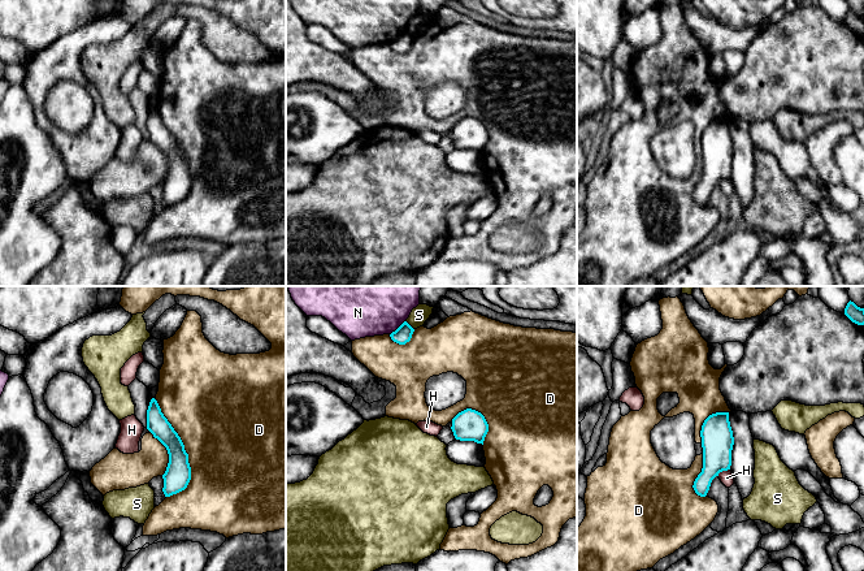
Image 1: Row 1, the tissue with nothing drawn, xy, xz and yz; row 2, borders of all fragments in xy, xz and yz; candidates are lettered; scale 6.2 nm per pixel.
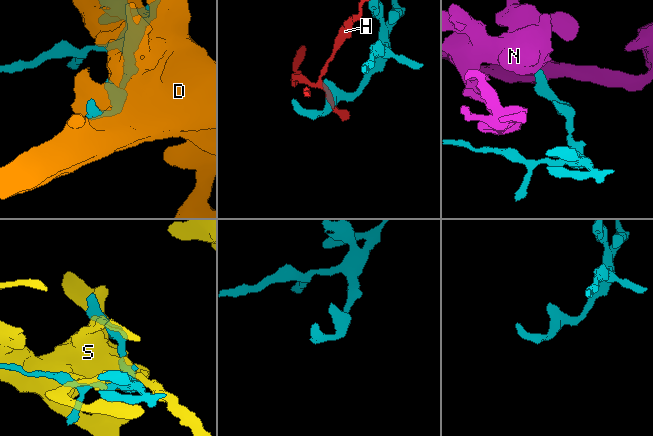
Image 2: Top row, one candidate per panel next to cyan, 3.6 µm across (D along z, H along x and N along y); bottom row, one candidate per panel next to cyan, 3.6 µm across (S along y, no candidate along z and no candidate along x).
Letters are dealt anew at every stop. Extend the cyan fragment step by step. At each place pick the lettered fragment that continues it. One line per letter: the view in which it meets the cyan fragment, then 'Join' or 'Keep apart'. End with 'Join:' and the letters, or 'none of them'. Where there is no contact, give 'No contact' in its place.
D: Touches cyan in xy. Keep apart
H: Touches cyan in yz. Keep apart
N: Touches cyan in xz. Keep apart
S: Touches cyan in xz. Keep apart
Join: none of them

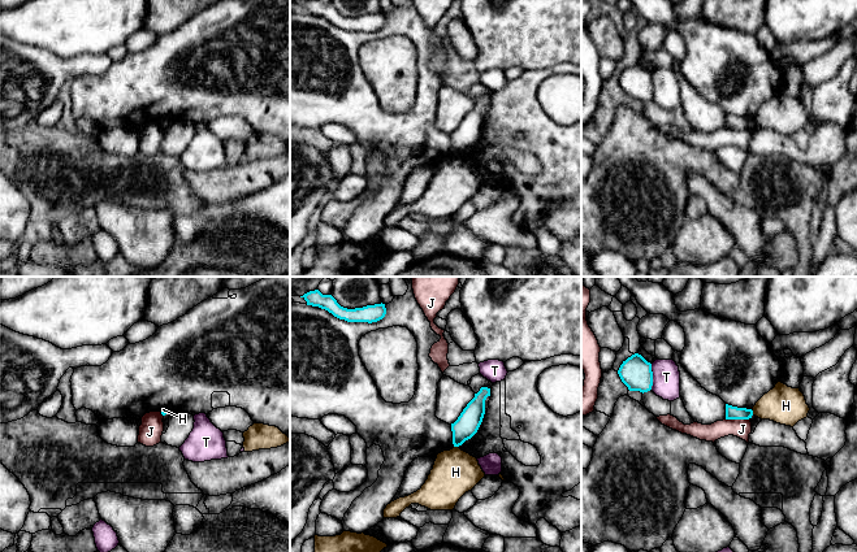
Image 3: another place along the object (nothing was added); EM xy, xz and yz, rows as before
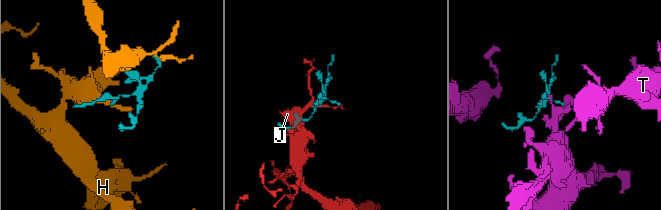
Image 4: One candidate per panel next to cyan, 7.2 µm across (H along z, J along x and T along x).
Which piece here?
H: Touches cyan in yz. Keep apart
J: Touches cyan in yz. Keep apart
T: Touches cyan in yz. Keep apart
Join: none of them

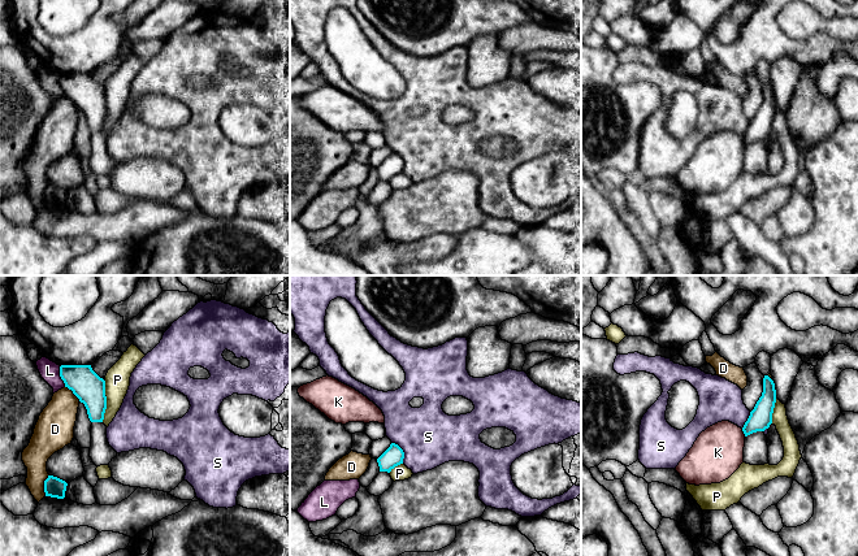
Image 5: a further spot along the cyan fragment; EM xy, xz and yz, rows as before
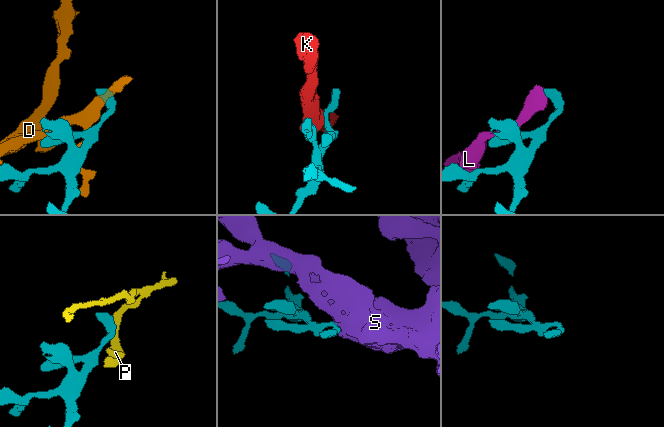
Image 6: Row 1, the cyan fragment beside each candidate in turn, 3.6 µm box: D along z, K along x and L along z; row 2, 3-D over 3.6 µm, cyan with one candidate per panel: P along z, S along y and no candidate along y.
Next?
D: Touches cyan in xy. Keep apart
K: Touches cyan in yz. Keep apart
L: Touches cyan in xy. Keep apart
P: Touches cyan in xy. Keep apart
S: Touches cyan in xz. Keep apart
Join: none of them

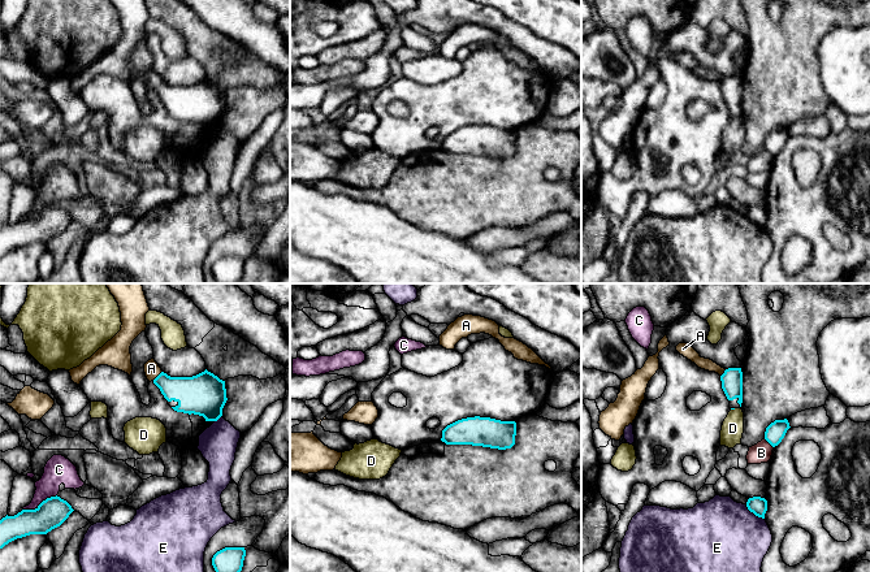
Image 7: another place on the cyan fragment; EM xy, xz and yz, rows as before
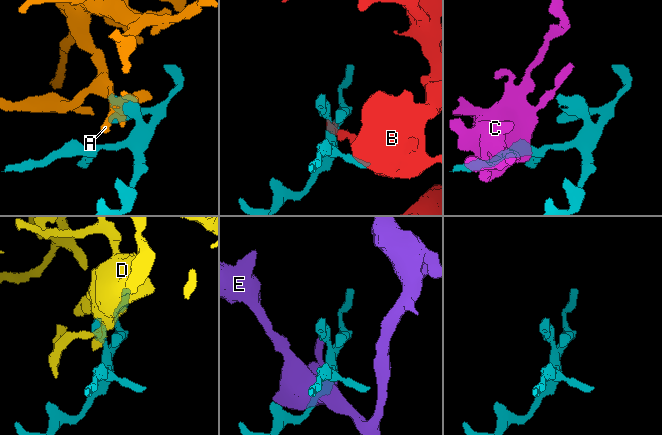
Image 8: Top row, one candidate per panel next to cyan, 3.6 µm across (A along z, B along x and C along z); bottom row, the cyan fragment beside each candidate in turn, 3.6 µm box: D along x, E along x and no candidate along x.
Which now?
A: Touches cyan in xy. Join
B: Touches cyan in yz. Keep apart
C: Touches cyan in xy. Keep apart
D: Touches cyan in yz. Keep apart
E: Touches cyan in yz. Keep apart
Join: A

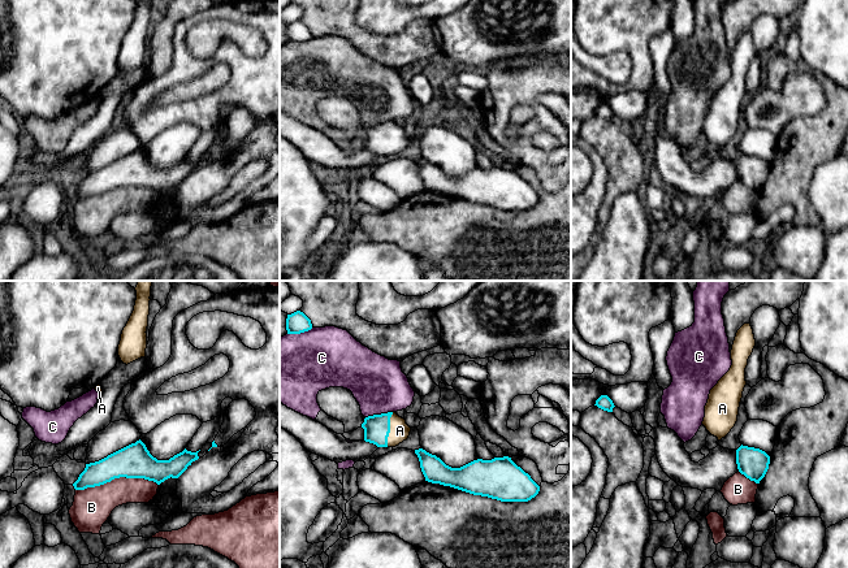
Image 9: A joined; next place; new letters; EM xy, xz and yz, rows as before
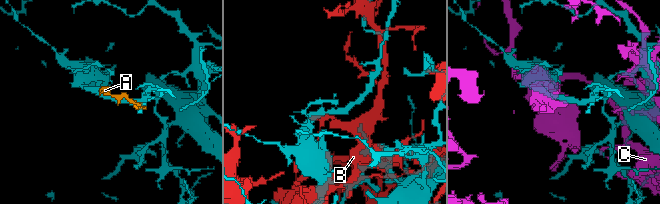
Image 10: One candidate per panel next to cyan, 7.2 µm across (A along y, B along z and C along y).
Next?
A: Touches cyan in xz. Join
B: Touches cyan in xy. Keep apart
C: Touches cyan in xz. Keep apart
Join: A

